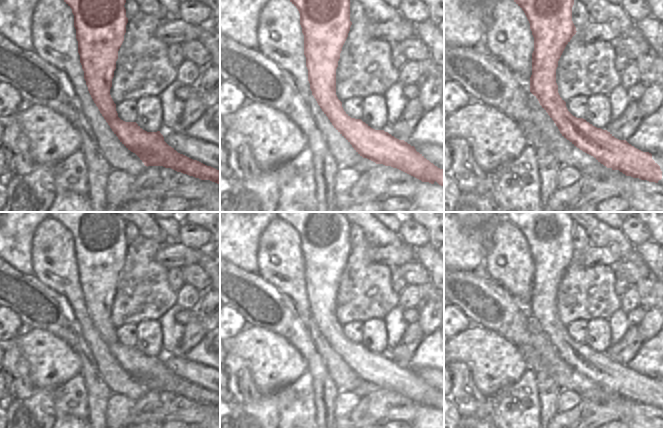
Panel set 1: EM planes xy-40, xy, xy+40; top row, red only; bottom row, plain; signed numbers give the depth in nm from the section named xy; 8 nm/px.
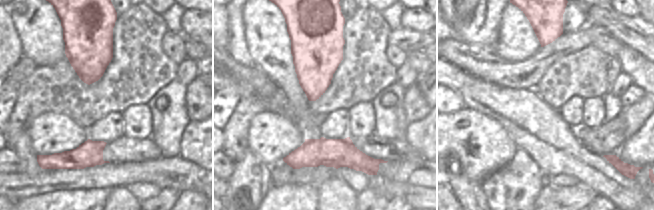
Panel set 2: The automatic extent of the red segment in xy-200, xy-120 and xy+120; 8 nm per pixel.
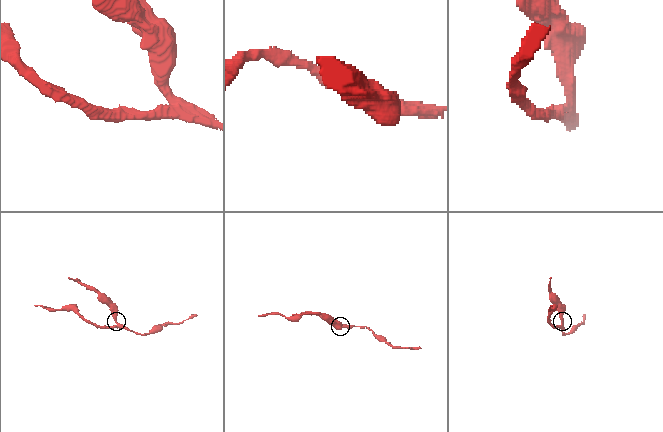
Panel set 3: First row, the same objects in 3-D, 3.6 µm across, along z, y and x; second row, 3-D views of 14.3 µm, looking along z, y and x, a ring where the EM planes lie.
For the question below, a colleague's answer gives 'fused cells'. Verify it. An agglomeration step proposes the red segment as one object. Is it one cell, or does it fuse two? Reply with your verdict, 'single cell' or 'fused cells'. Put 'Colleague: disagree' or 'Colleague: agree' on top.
Colleague: agree
fused cells

